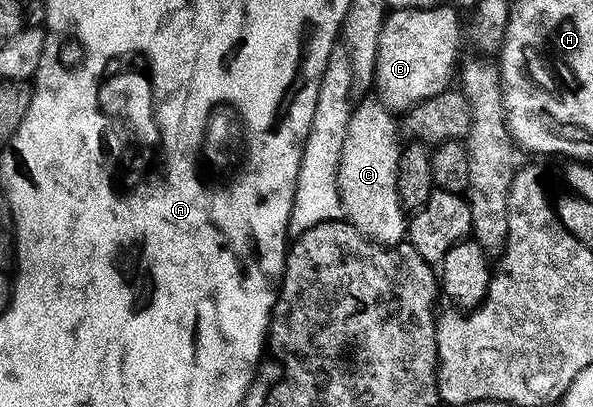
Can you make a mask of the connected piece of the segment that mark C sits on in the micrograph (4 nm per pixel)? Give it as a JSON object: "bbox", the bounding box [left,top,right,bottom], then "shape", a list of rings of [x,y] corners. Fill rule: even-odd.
{"bbox":[339,97,408,245],"shape":[[[377,97],[360,98],[354,104],[345,129],[345,145],[341,145],[339,162],[339,192],[343,197],[343,212],[357,230],[375,243],[394,245],[404,242],[408,220],[399,199],[397,161],[401,150],[401,131],[397,119]]]}

